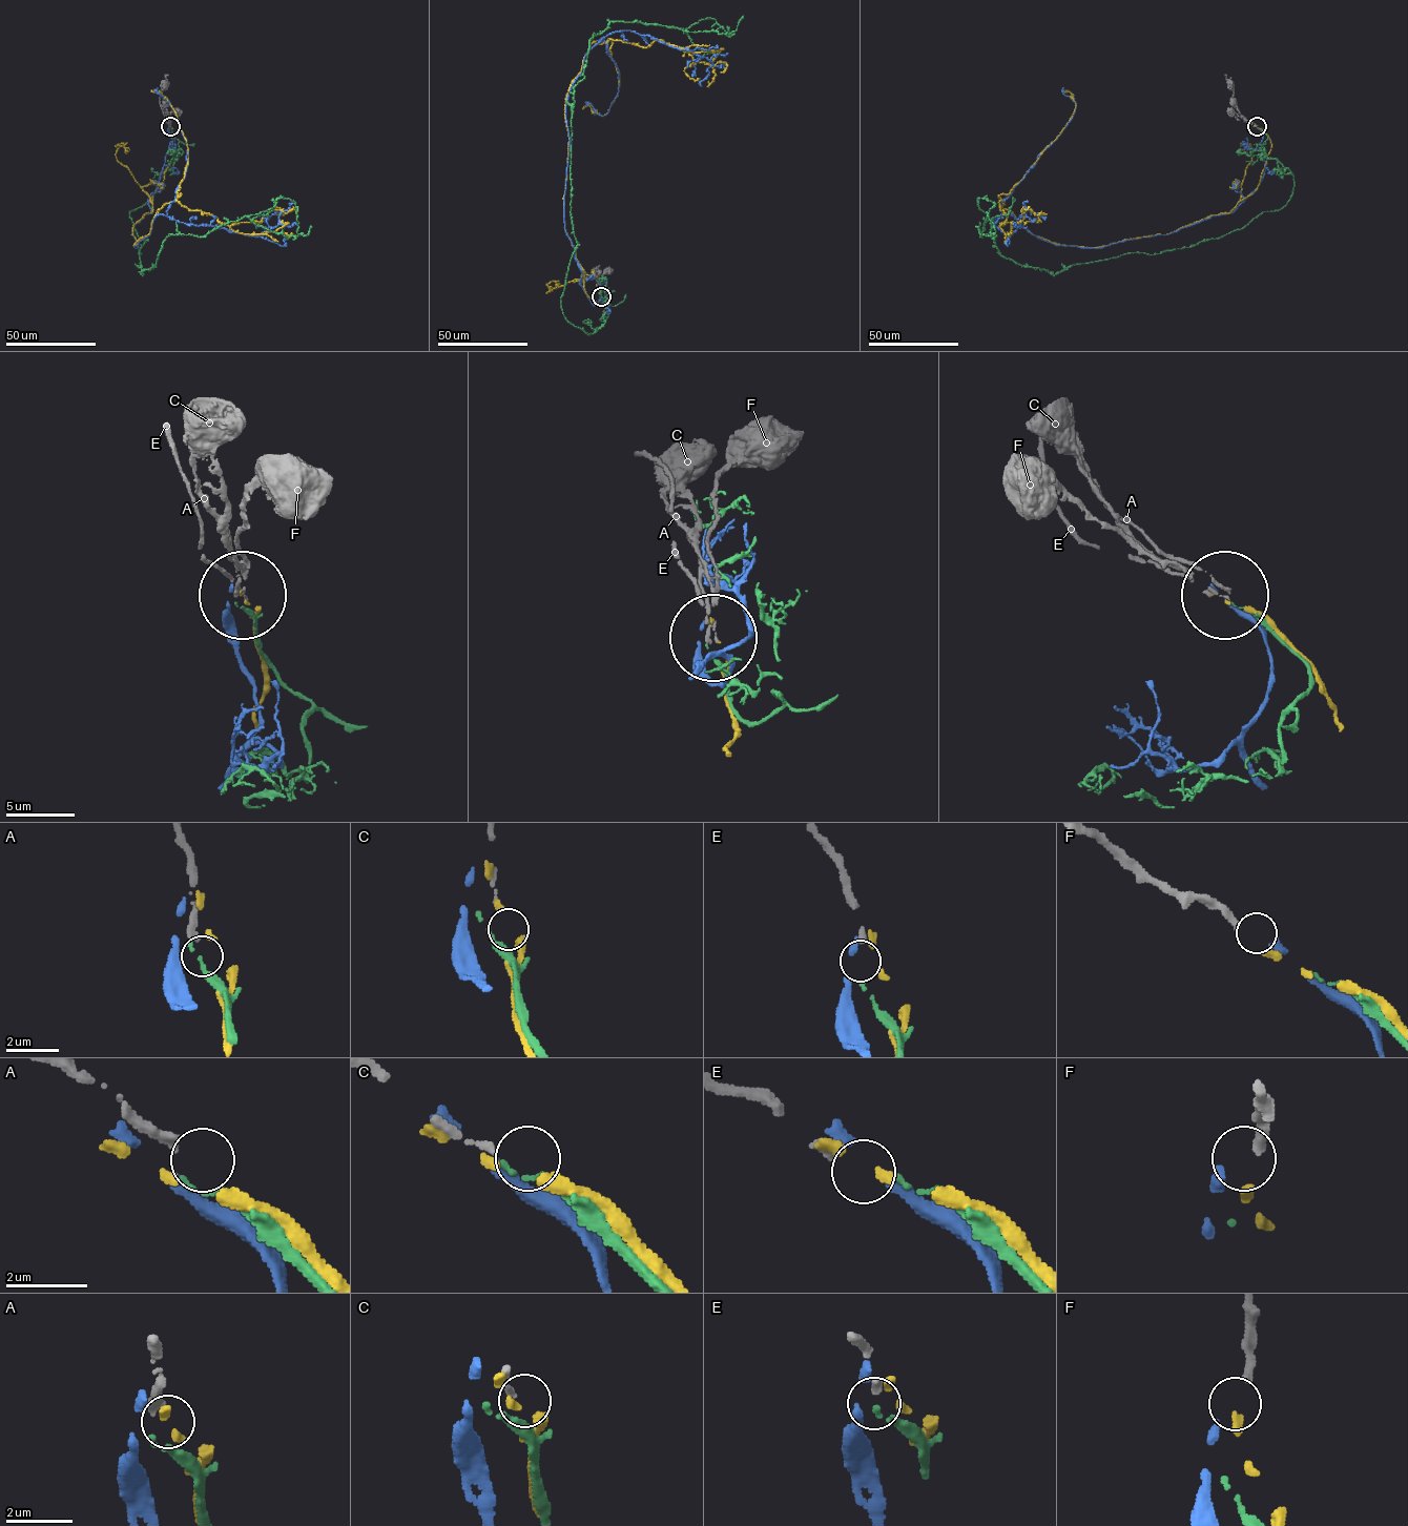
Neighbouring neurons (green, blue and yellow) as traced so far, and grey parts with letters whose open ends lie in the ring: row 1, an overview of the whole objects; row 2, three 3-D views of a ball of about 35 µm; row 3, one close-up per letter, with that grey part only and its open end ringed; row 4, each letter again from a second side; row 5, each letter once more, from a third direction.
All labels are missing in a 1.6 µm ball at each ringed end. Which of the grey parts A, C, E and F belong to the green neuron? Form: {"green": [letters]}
{"green": ["E"]}

